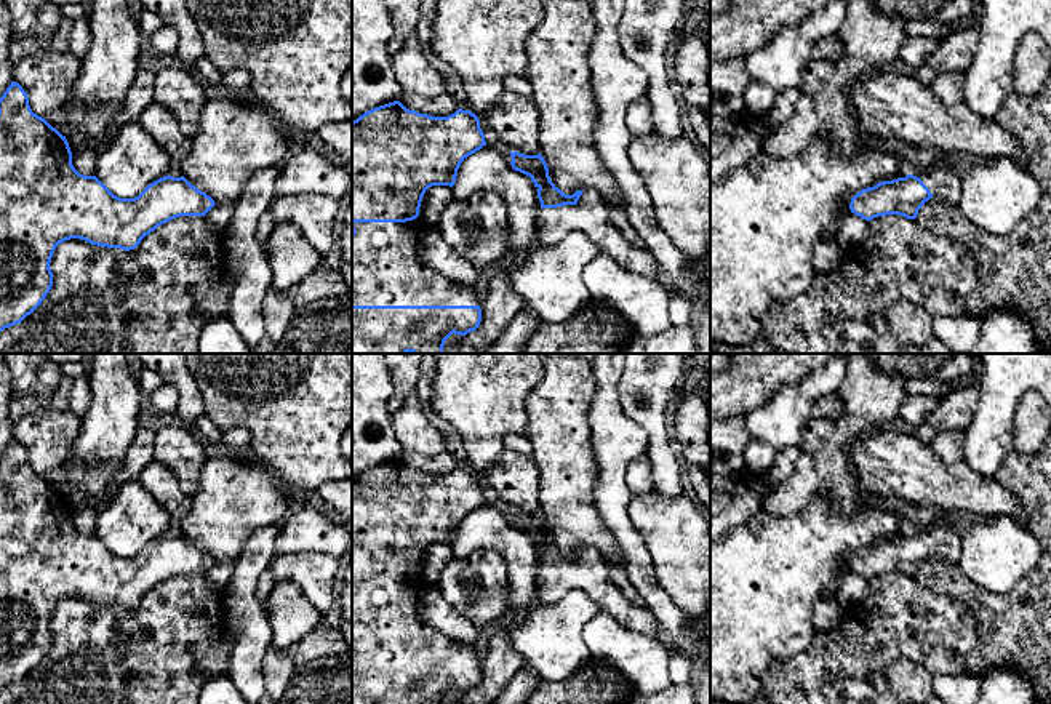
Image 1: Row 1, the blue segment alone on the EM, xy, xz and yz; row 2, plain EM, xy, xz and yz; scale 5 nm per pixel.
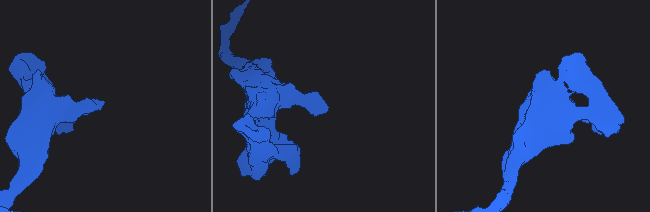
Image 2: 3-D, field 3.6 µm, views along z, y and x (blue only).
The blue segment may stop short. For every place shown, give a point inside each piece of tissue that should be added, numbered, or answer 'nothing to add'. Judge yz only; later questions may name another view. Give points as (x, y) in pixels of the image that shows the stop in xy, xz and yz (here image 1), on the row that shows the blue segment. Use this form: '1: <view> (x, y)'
1: yz (943, 181)

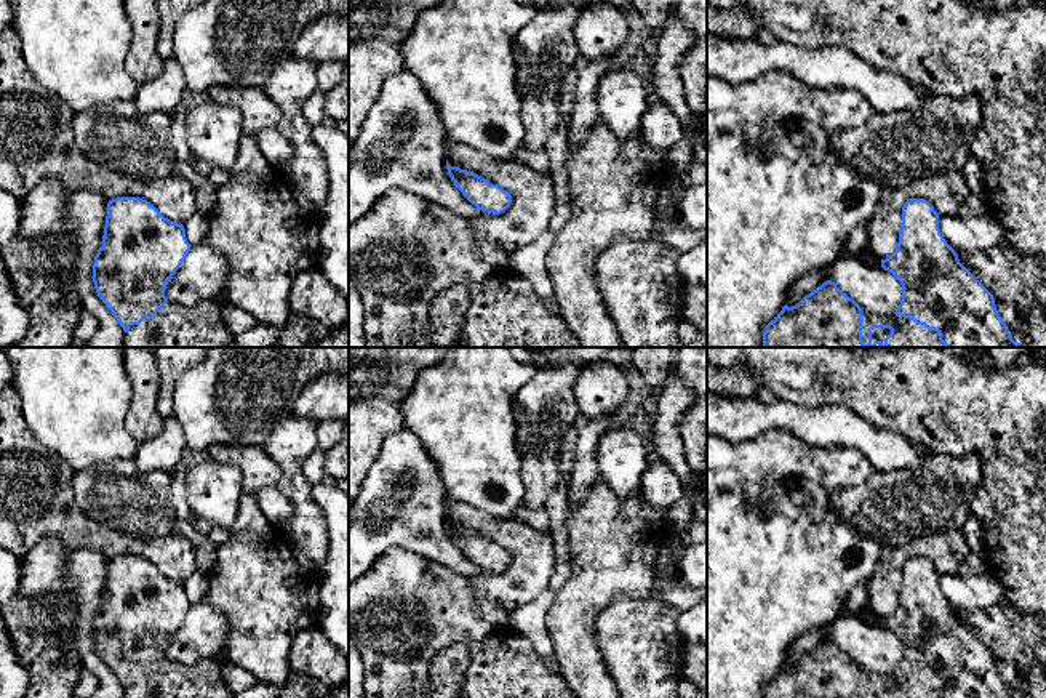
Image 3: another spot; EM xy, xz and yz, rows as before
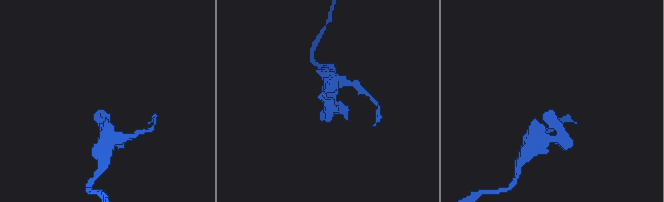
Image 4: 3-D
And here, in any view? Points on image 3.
1: yz (907, 333)

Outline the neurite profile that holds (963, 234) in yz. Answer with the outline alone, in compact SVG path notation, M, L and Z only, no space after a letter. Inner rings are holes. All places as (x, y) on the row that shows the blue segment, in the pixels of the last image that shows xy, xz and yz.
M995 213L980 218L939 216L939 229L956 253L979 253L998 247L1004 229Z

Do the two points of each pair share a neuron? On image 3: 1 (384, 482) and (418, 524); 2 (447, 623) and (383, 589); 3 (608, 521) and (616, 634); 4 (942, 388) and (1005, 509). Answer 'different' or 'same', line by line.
1: same
2: same
3: different
4: same

